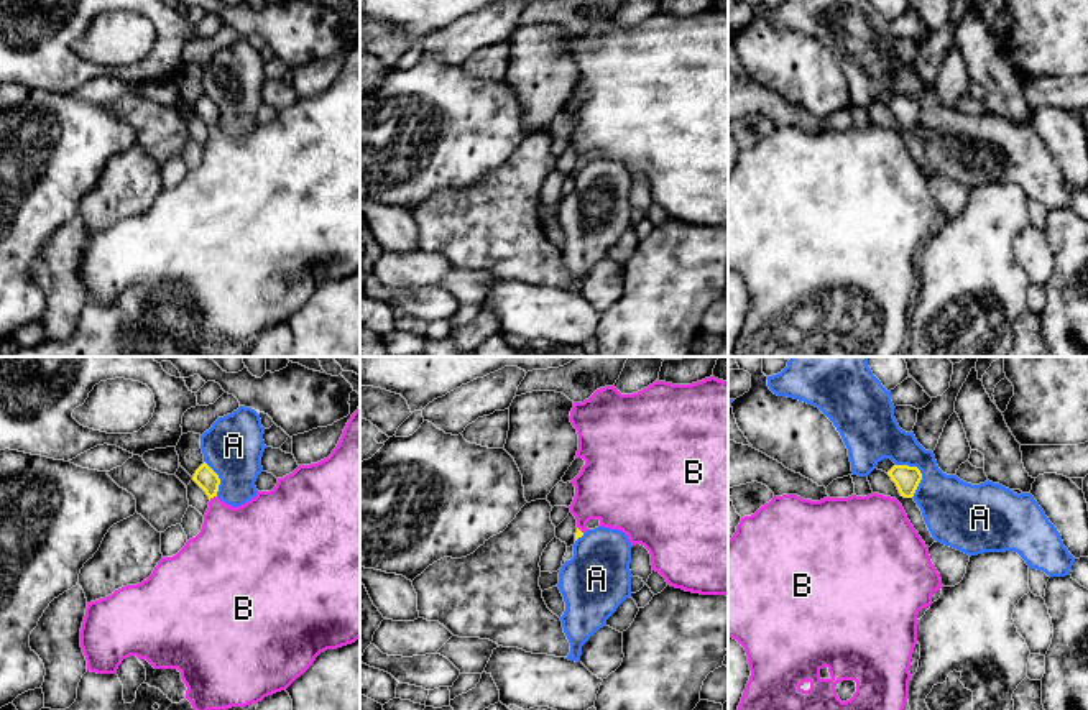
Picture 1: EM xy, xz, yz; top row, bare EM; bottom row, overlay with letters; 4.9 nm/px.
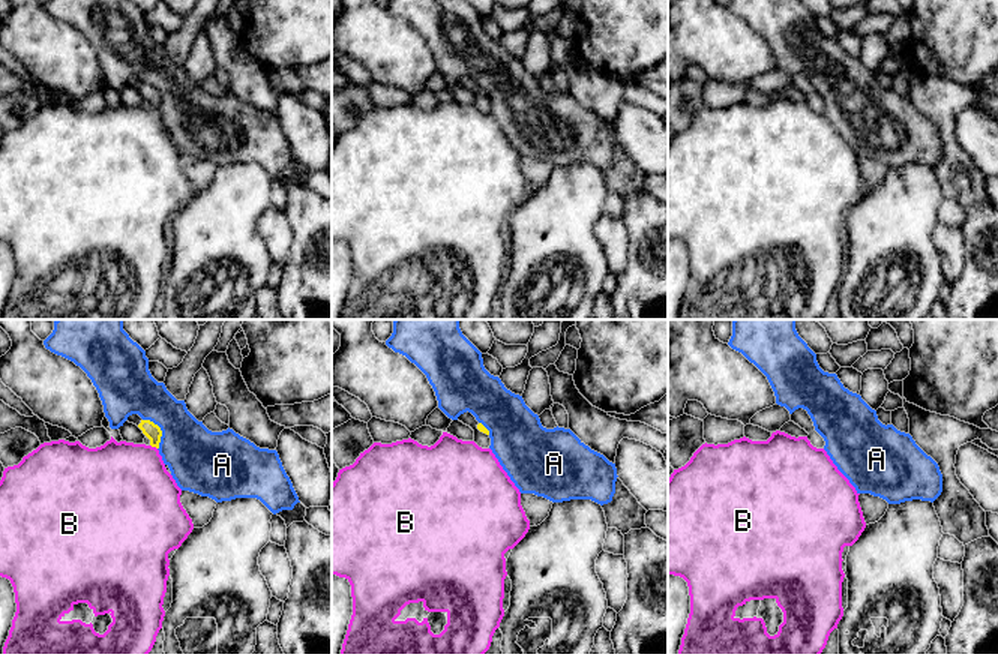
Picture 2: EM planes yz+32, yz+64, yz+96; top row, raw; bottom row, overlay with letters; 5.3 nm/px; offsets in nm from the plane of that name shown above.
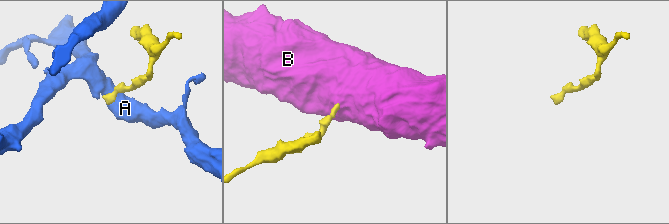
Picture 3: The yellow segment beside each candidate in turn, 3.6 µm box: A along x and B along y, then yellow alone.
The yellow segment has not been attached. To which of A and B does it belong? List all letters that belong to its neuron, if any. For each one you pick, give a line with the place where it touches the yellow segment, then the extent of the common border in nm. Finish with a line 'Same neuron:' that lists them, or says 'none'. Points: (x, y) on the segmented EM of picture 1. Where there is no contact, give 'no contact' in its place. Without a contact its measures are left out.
B: xy (212, 497) | 40 nm
Same neuron: B

